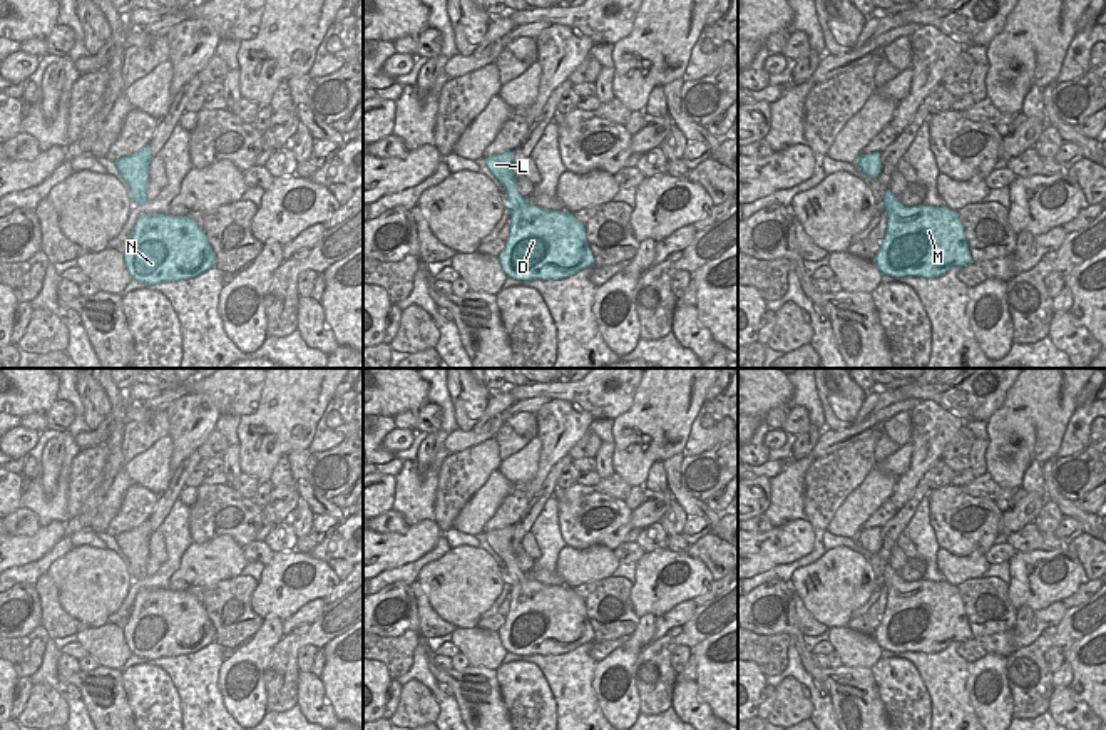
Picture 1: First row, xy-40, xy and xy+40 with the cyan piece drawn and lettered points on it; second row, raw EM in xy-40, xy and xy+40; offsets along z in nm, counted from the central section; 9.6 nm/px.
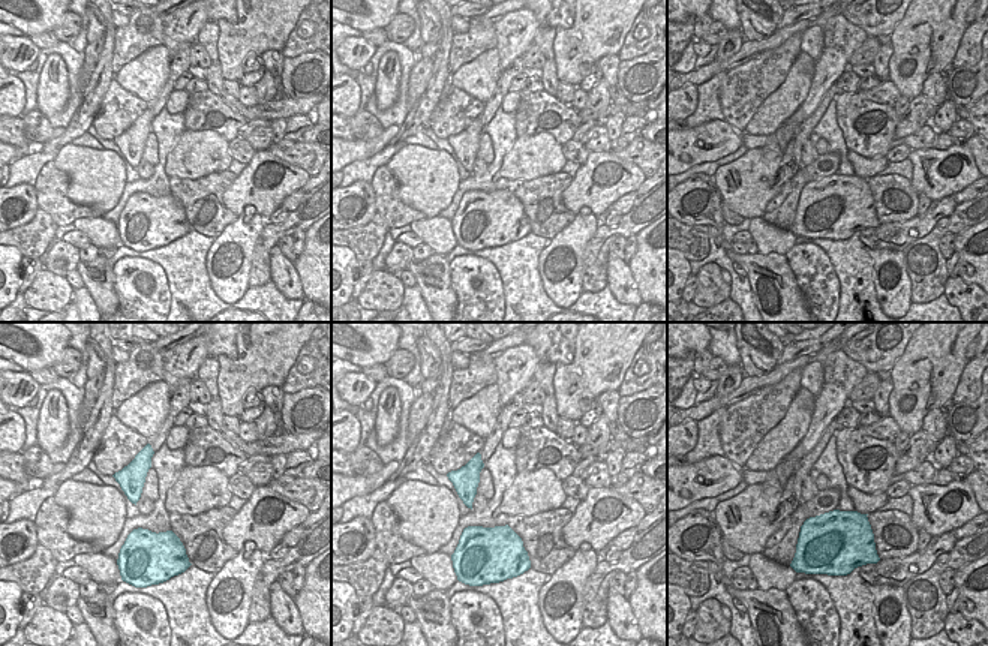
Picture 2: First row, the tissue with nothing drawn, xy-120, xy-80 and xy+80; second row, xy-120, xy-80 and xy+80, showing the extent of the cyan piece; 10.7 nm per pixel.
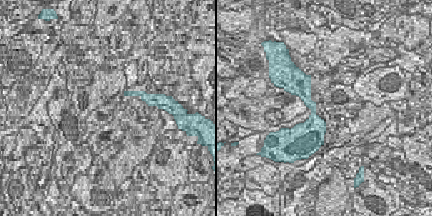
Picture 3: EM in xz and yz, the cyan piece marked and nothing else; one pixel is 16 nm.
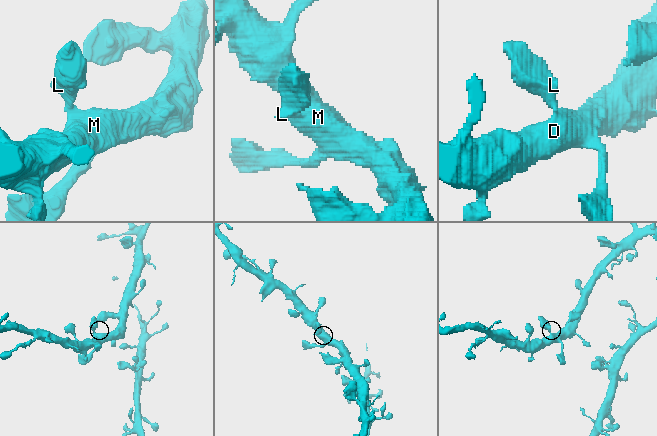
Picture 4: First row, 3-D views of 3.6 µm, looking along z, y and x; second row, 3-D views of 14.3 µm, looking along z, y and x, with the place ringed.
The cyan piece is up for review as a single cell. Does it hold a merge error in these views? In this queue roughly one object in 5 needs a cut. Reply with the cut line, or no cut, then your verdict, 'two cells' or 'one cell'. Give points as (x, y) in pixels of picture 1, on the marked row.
no cut | one cell

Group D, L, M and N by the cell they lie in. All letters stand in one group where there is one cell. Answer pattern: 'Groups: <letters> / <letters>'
Groups: D L M N.

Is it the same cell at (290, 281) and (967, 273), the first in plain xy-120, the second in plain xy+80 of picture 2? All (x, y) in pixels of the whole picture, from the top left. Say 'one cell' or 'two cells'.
two cells

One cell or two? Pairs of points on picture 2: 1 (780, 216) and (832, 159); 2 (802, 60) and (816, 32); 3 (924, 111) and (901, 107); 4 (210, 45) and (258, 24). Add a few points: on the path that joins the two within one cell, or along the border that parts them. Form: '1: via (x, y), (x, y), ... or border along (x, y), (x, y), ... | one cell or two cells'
1: via (792, 200), (796, 186), (810, 173), (816, 171) | one cell
2: border along (801, 51), (805, 51), (816, 60) | two cells
3: border along (912, 99), (898, 117) | two cells
4: border along (215, 23), (218, 26), (219, 62) | two cells

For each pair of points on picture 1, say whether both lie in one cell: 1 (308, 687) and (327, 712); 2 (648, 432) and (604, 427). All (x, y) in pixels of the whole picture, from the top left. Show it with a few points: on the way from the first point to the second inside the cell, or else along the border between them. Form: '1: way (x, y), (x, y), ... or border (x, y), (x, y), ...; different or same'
1: way (310, 695), (318, 712); same
2: border (614, 419), (613, 441); different

